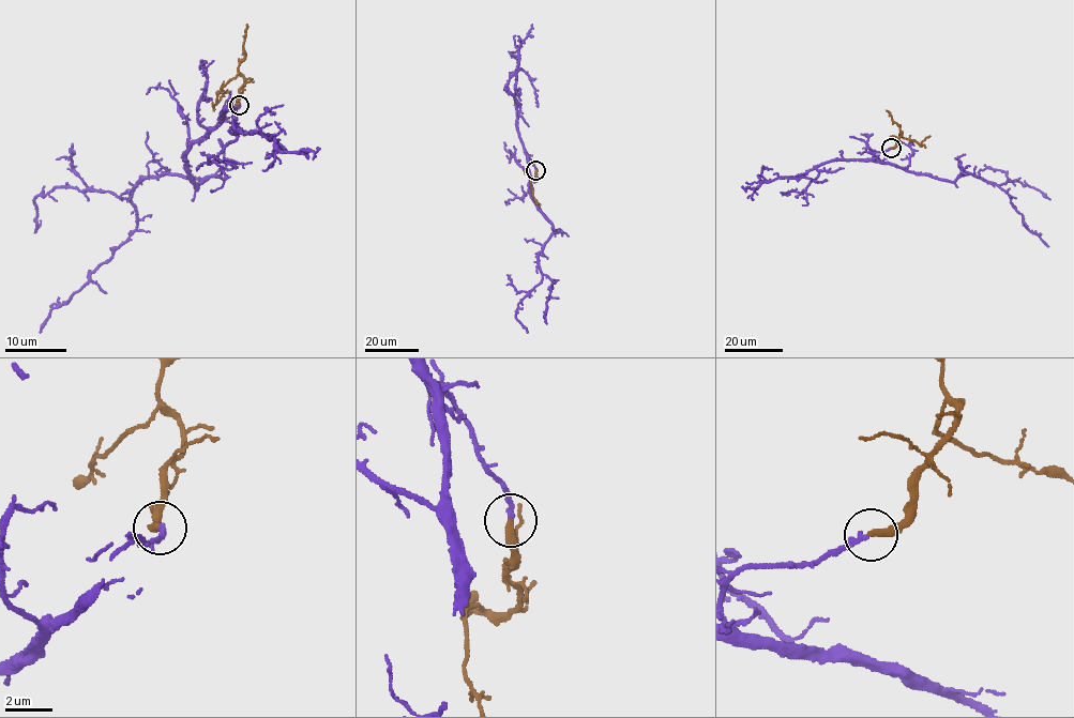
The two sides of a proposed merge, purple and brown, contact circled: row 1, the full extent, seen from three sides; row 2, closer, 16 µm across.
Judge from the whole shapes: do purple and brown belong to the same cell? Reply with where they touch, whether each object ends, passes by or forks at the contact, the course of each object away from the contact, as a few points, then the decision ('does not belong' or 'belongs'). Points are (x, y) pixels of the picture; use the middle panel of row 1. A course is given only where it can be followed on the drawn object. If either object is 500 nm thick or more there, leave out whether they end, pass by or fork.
(535, 170) | purple ends | brown ends | purple via (535, 170), (527, 156), (530, 195), (554, 230), (538, 261), (540, 271), (553, 281), (546, 323) | brown via (535, 170), (536, 180), (531, 180), (530, 188), (540, 208) | belongs

